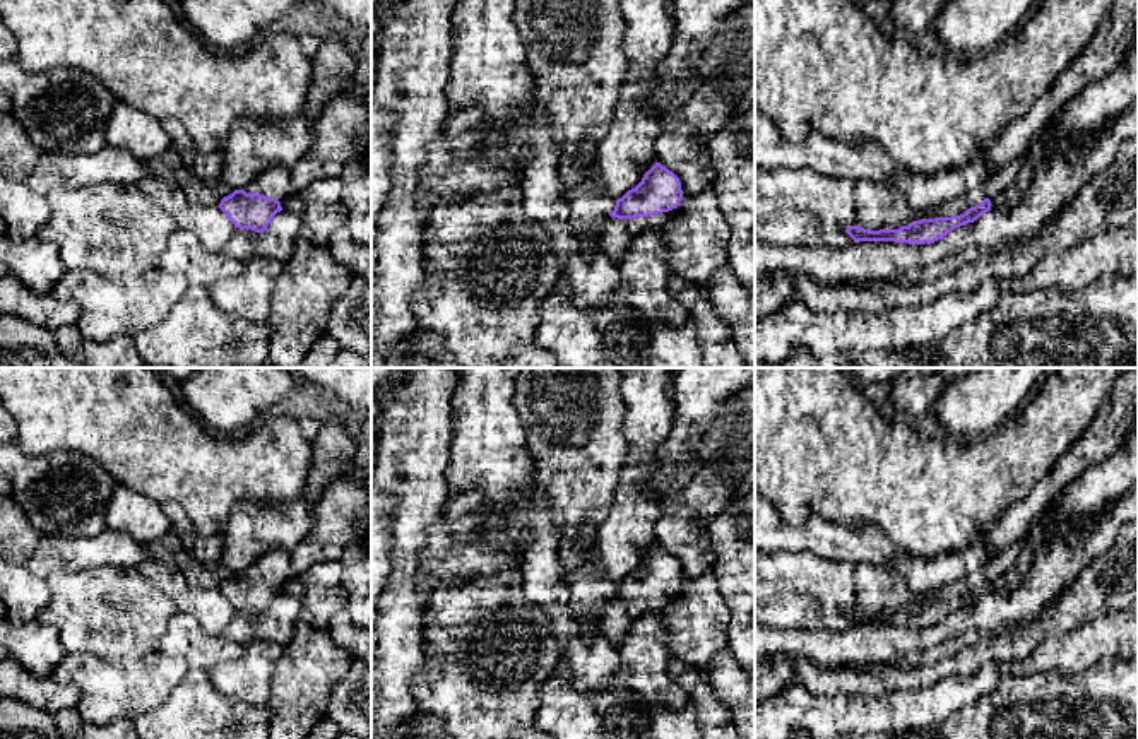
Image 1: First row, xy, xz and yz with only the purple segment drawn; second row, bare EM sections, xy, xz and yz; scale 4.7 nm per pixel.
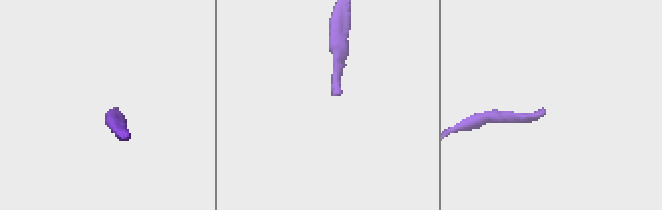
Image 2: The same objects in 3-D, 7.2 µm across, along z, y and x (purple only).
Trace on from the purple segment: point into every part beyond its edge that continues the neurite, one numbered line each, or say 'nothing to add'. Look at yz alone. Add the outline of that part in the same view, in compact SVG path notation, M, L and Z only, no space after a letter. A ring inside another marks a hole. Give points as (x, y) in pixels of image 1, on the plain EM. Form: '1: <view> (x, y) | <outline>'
1: yz (1017, 575) | M1059 493L1051 501L1051 505L1039 517L1034 518L1027 534L1020 541L1022 553L1018 556L1016 565L1003 576L991 582L991 592L1005 595L1013 592L1018 585L1022 585L1027 580L1035 563L1035 551L1039 544L1044 541L1042 529L1047 523L1059 522L1061 518L1061 496L1063 493Z

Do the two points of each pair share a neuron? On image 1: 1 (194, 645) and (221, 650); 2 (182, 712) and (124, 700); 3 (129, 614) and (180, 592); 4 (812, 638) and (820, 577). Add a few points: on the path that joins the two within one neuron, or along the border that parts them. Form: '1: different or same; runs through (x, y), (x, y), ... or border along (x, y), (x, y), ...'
1: same; runs through (201, 650), (214, 650)
2: different; border along (183, 678), (163, 702), (132, 721)
3: different; border along (168, 596), (177, 603)
4: different; border along (774, 625), (835, 632), (853, 628)

